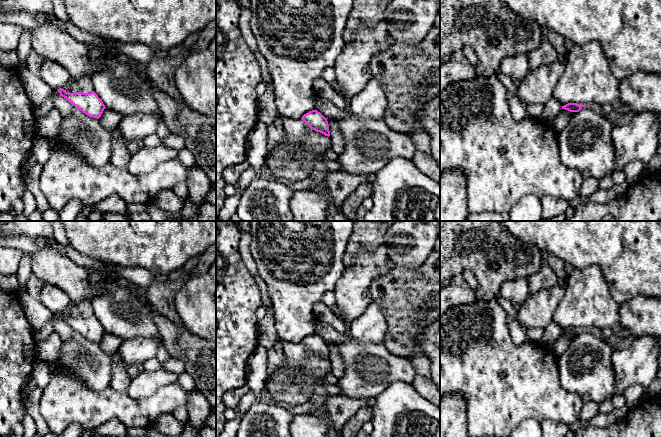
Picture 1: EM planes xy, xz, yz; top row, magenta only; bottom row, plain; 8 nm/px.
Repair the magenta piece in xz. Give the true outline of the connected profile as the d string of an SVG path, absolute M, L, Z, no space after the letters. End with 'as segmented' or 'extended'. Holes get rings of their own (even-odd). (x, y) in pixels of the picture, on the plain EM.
M312 334L304 338L301 342L311 353L324 358L325 360L330 360L329 349L327 342L325 342L317 334Z; as segmented

